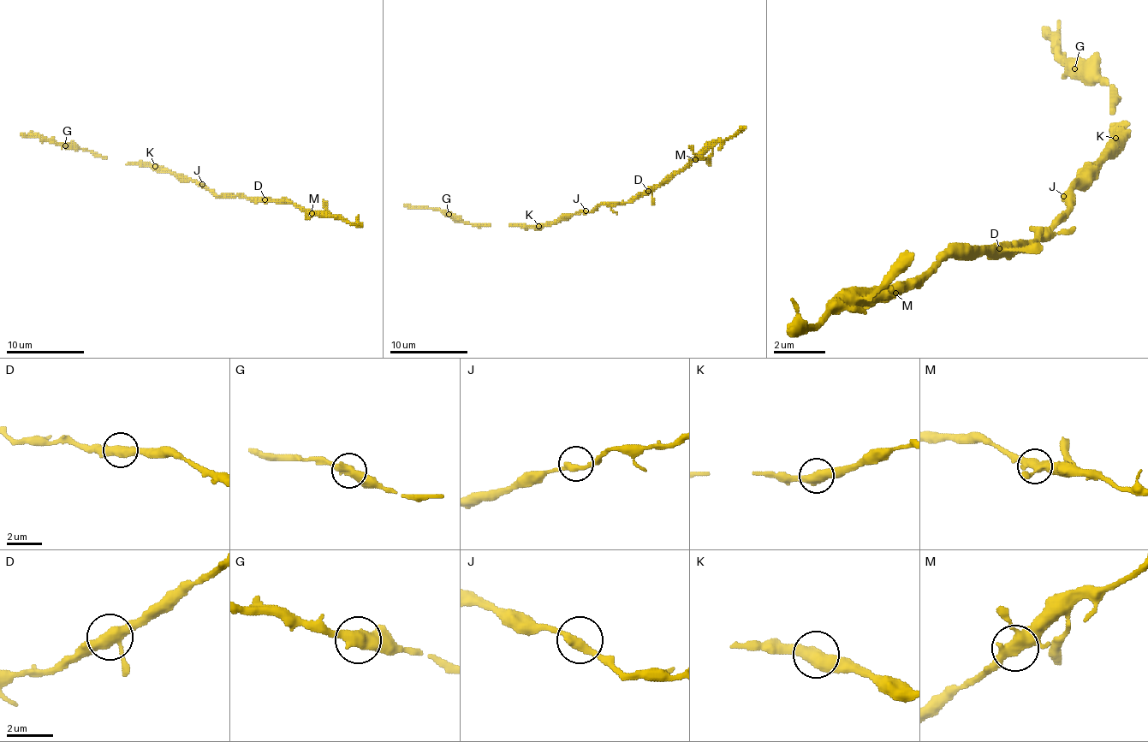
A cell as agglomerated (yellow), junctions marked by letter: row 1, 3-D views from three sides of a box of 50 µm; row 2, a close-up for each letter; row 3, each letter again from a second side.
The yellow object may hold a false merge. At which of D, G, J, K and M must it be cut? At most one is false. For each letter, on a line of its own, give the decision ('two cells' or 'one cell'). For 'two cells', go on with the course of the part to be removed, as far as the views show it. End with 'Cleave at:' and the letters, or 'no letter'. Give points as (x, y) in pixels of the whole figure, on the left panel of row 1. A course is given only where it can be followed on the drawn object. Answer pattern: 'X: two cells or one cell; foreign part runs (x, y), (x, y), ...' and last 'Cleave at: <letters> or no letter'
D: one cell
G: one cell
J: one cell
K: one cell
M: one cell
Cleave at: no letter

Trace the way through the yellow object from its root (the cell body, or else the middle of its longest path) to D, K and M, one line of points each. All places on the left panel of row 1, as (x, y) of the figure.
D: (200, 186), (206, 186), (217, 195), (245, 195), (264, 199)
K: (200, 186), (190, 180), (181, 180), (171, 172), (163, 172), (155, 166)
M: (200, 186), (206, 186), (217, 195), (290, 199), (312, 213)

